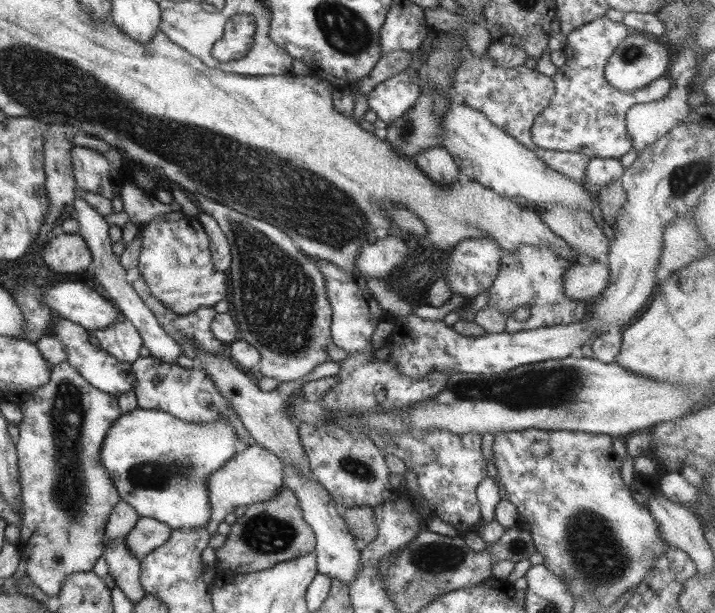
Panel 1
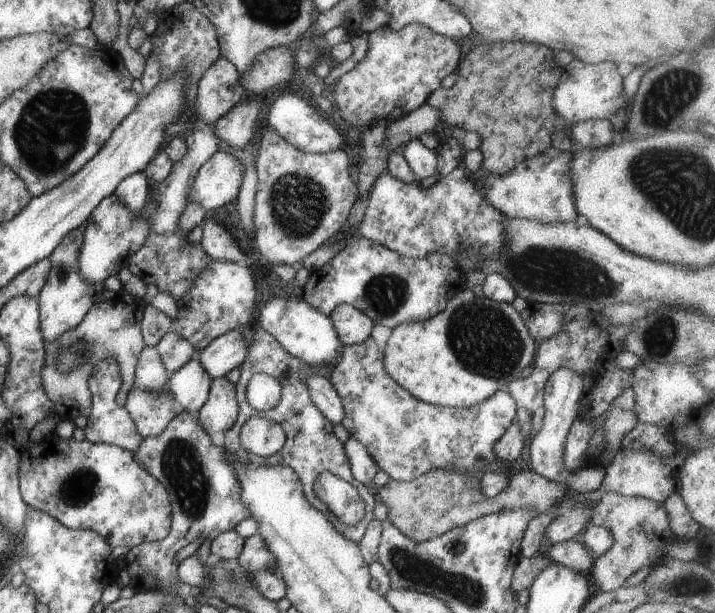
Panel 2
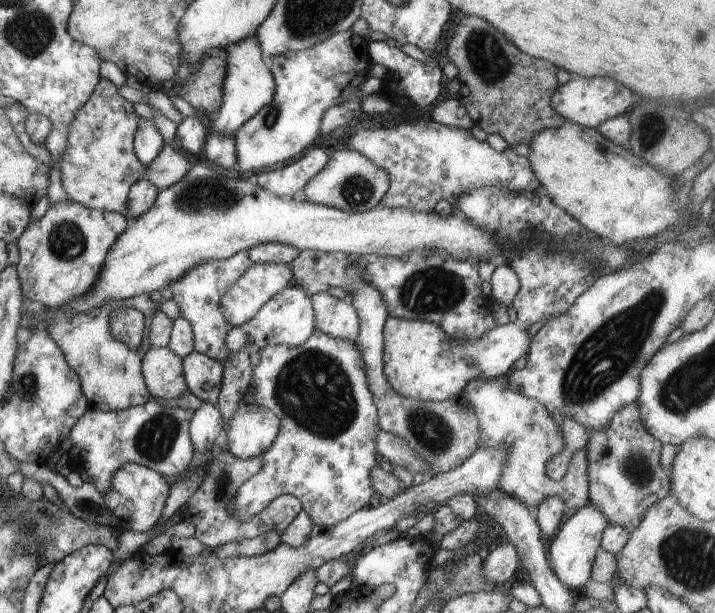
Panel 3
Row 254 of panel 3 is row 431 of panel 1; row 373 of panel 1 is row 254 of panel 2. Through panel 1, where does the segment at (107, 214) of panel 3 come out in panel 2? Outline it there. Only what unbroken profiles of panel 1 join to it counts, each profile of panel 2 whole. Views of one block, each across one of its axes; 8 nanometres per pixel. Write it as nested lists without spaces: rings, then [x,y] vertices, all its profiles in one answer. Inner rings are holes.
[[[82,228],[72,230],[72,232],[68,232],[62,238],[62,242],[58,244],[49,256],[51,264],[50,274],[37,298],[40,310],[40,332],[42,332],[45,344],[54,342],[64,332],[76,328],[95,303],[94,296],[100,286],[87,282],[86,278],[80,274],[80,266],[78,266],[82,244],[84,244]]]

